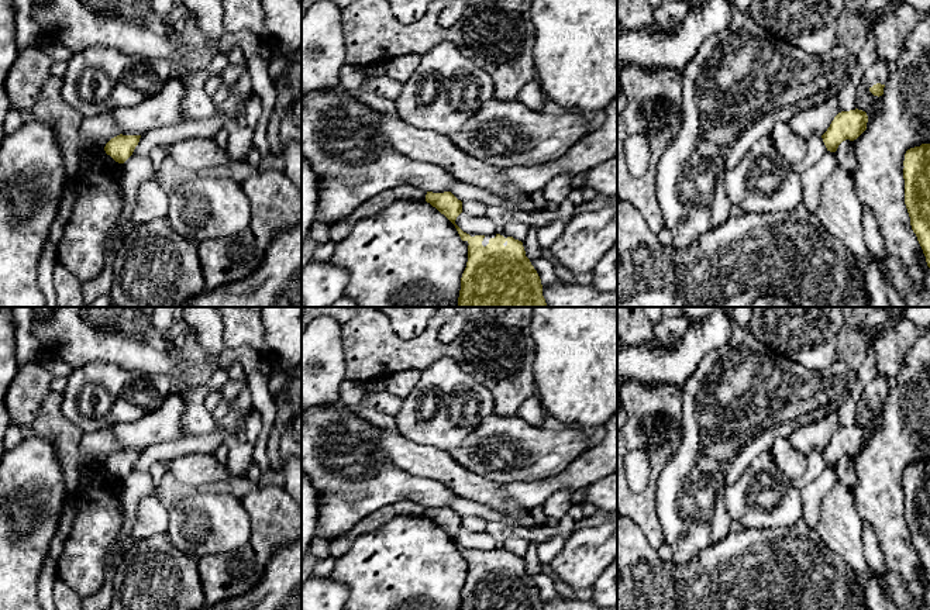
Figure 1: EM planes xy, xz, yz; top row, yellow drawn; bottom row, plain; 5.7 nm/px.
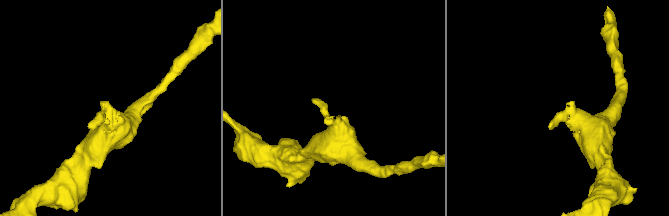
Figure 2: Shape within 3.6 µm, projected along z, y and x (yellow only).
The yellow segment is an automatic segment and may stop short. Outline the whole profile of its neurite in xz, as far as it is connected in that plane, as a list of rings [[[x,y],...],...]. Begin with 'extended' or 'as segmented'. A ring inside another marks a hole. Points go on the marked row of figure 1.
extended; [[[427,192],[426,201],[444,214],[457,228],[468,247],[468,262],[461,278],[458,307],[548,307],[542,296],[541,279],[526,256],[523,242],[504,232],[473,235],[464,232],[457,224],[462,213],[462,201],[451,192]]]

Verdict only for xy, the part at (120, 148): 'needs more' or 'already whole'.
already whole

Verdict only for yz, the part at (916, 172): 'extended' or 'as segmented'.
as segmented

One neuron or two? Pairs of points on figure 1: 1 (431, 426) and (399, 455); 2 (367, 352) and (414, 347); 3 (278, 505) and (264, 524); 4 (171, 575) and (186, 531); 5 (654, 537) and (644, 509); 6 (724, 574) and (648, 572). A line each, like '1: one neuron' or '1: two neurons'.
1: two neurons
2: one neuron
3: one neuron
4: two neurons
5: one neuron
6: one neuron

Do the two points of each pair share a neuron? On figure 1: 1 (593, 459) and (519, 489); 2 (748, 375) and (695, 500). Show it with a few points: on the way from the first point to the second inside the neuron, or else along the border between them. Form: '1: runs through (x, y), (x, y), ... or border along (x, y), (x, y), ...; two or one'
1: runs through (575, 476), (537, 489); one
2: runs through (733, 406), (722, 438), (701, 469); one

